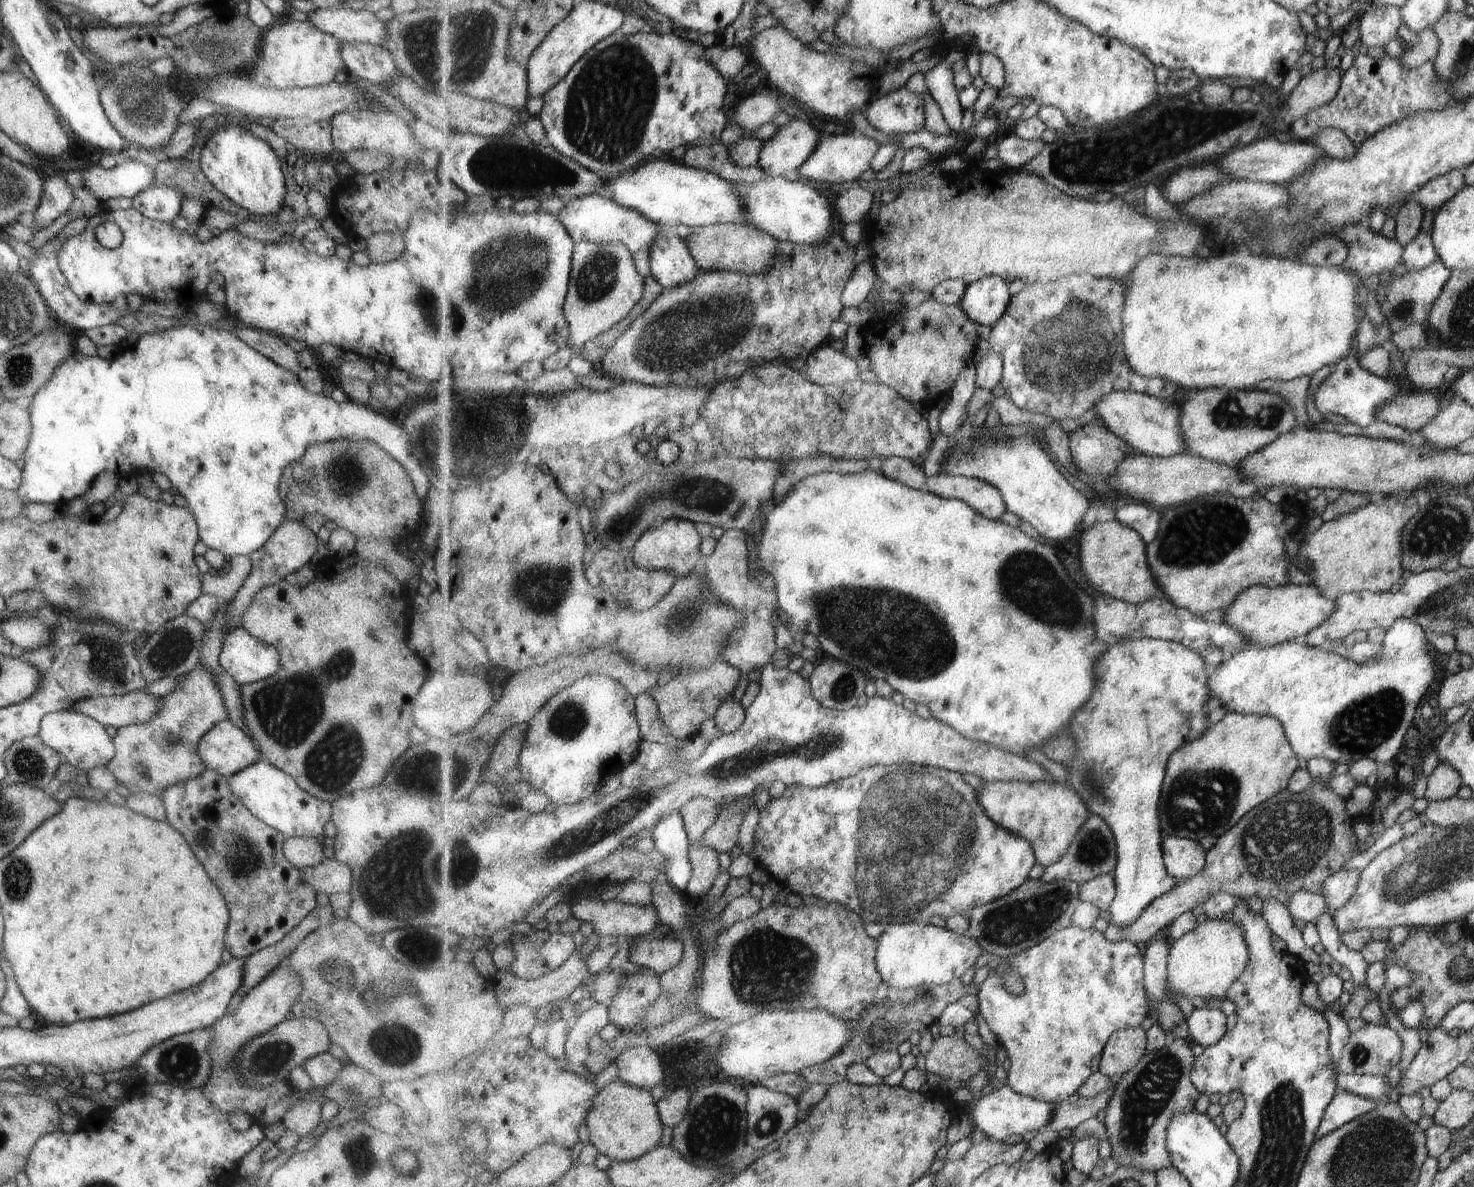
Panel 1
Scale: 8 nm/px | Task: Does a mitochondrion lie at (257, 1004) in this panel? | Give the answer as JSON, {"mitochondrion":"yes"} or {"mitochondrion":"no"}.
{"mitochondrion":"no"}

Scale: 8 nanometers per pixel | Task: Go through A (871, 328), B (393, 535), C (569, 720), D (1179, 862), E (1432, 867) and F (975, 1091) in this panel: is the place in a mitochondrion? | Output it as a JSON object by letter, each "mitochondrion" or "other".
{"A":"other","B":"other","C":"mitochondrion","D":"other","E":"mitochondrion","F":"other"}

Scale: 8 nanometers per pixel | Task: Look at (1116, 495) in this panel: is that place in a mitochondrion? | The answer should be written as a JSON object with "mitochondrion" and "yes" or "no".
{"mitochondrion":"no"}

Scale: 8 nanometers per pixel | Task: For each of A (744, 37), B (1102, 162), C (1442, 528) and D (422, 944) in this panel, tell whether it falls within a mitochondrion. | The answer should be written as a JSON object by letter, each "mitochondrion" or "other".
{"A":"other","B":"mitochondrion","C":"mitochondrion","D":"mitochondrion"}

